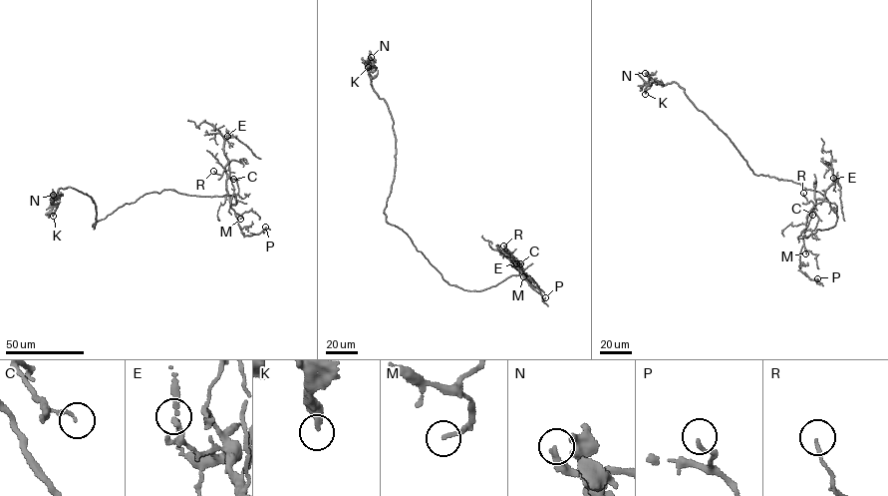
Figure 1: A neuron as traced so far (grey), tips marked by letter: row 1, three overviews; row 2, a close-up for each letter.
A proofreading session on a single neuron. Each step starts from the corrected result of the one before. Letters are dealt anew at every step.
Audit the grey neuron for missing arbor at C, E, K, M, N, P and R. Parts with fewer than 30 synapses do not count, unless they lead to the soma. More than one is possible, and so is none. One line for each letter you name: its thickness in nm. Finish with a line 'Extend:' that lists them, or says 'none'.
Extend: none

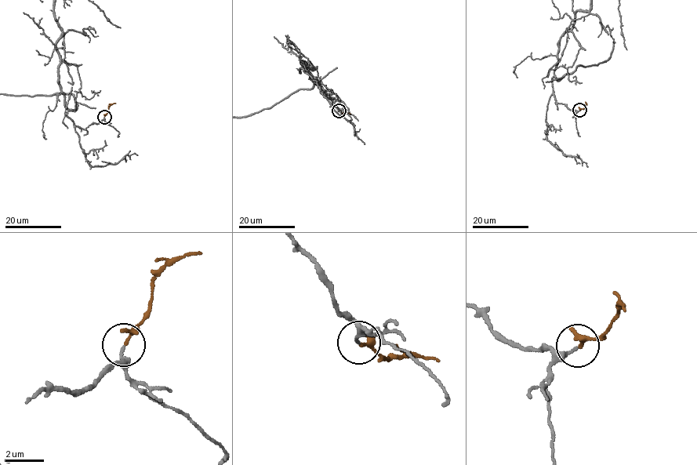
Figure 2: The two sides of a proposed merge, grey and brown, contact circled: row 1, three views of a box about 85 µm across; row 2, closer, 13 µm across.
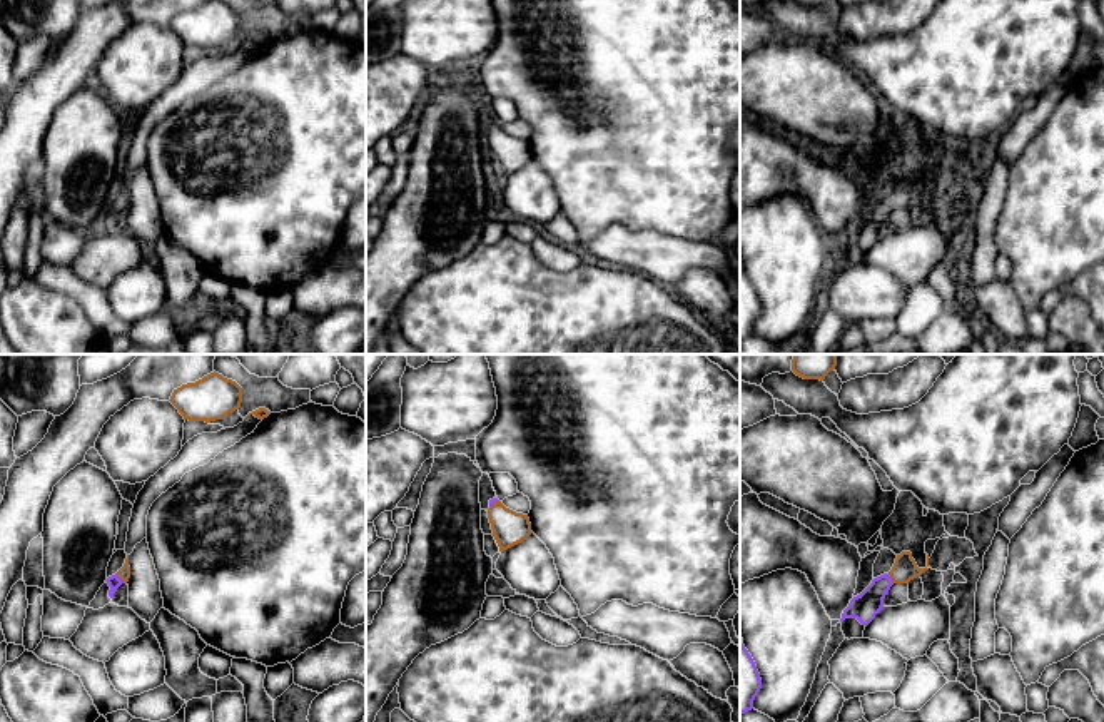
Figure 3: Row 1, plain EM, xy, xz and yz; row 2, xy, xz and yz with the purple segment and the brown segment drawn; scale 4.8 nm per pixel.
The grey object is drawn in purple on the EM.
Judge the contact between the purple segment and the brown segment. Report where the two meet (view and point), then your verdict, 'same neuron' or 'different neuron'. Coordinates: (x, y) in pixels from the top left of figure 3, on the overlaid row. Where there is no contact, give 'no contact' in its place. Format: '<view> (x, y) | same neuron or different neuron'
yz (889, 577) | same neuron

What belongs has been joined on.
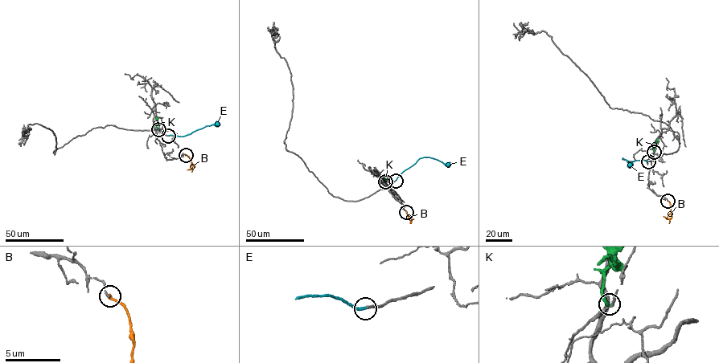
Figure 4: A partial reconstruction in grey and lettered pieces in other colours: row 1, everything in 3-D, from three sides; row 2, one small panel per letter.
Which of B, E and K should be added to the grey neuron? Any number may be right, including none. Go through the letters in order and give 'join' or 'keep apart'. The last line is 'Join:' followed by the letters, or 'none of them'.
B: keep apart
E: join
K: keep apart
Join: E

